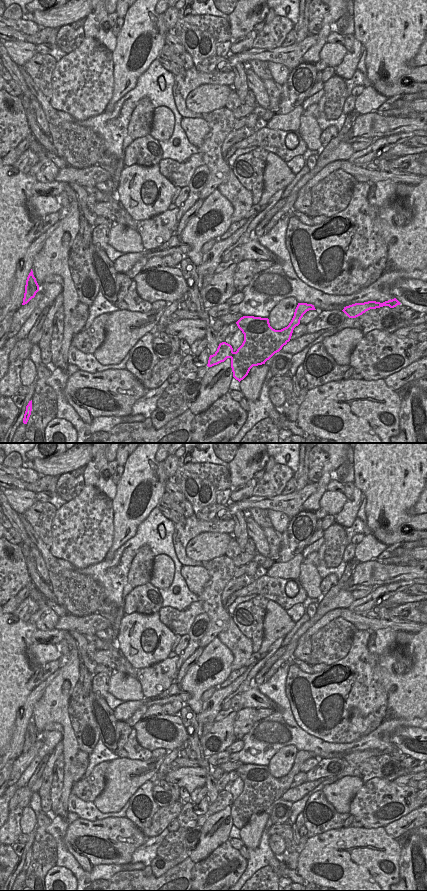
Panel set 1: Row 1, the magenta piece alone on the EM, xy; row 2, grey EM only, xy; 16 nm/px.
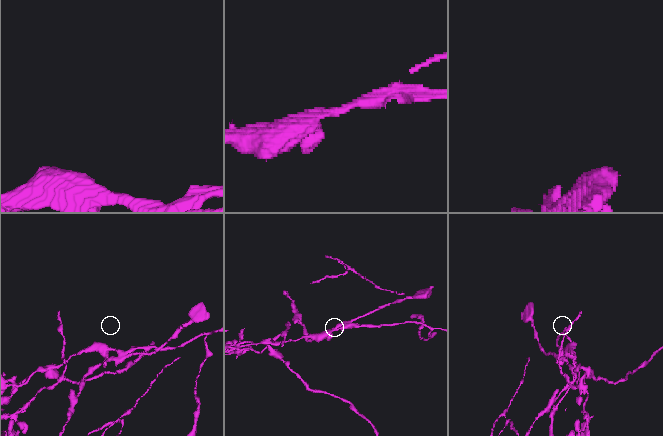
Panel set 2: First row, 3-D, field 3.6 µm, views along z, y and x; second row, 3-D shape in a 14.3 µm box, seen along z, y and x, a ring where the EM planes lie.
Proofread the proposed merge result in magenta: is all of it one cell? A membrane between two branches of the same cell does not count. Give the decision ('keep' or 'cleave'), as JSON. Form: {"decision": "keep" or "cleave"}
{"decision": "cleave"}

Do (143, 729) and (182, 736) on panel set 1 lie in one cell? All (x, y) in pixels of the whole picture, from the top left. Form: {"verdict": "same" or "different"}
{"verdict": "same"}

